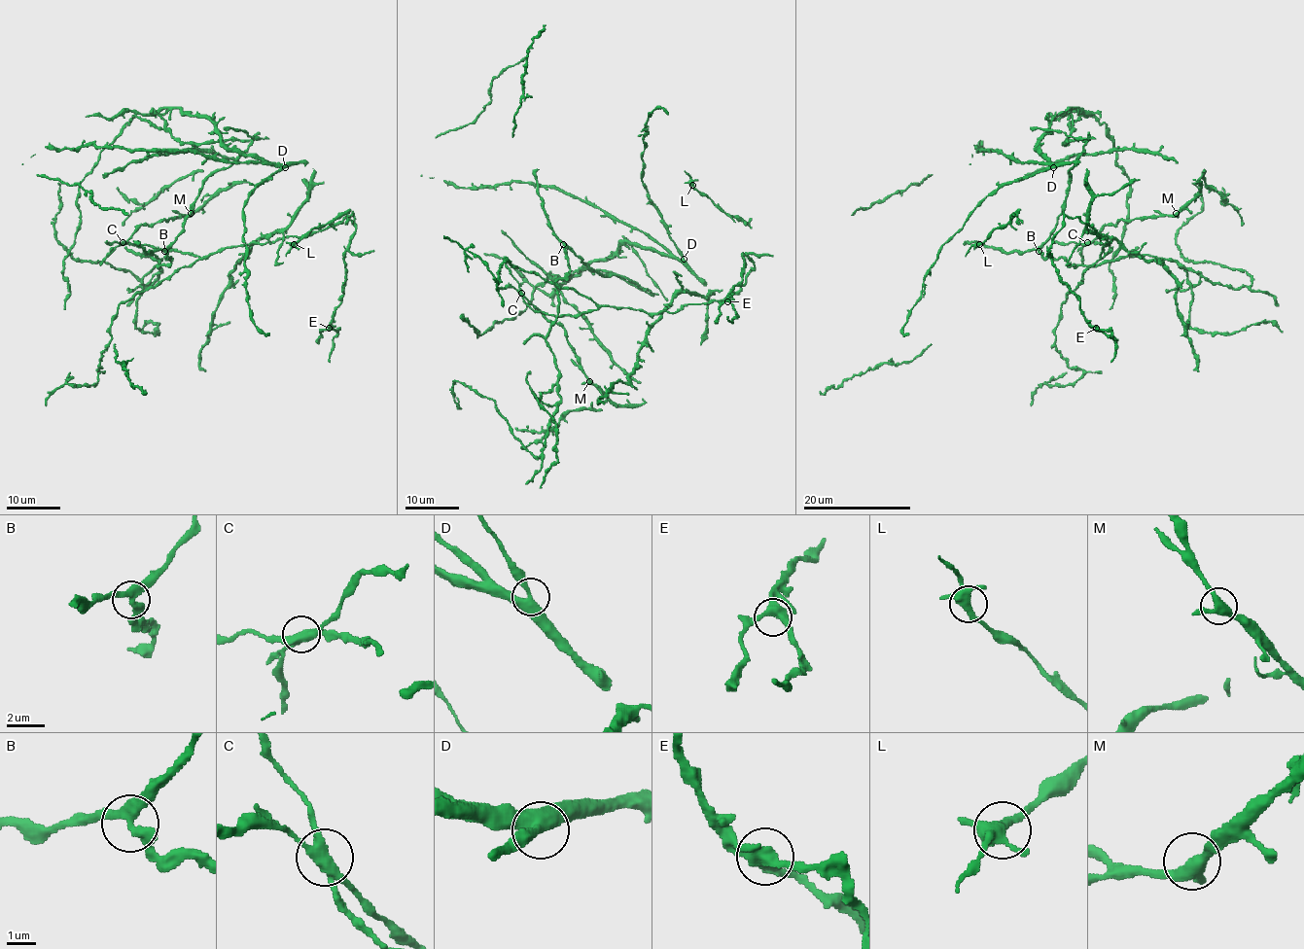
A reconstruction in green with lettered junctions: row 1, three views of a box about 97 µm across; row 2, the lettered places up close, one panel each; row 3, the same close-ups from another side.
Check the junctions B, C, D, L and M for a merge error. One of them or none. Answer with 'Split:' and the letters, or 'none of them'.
Split: none of them

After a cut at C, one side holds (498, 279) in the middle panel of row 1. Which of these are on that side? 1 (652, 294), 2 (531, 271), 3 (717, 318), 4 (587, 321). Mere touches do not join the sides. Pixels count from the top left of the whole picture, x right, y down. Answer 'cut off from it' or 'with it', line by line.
1: cut off from it
2: with it
3: with it
4: cut off from it

